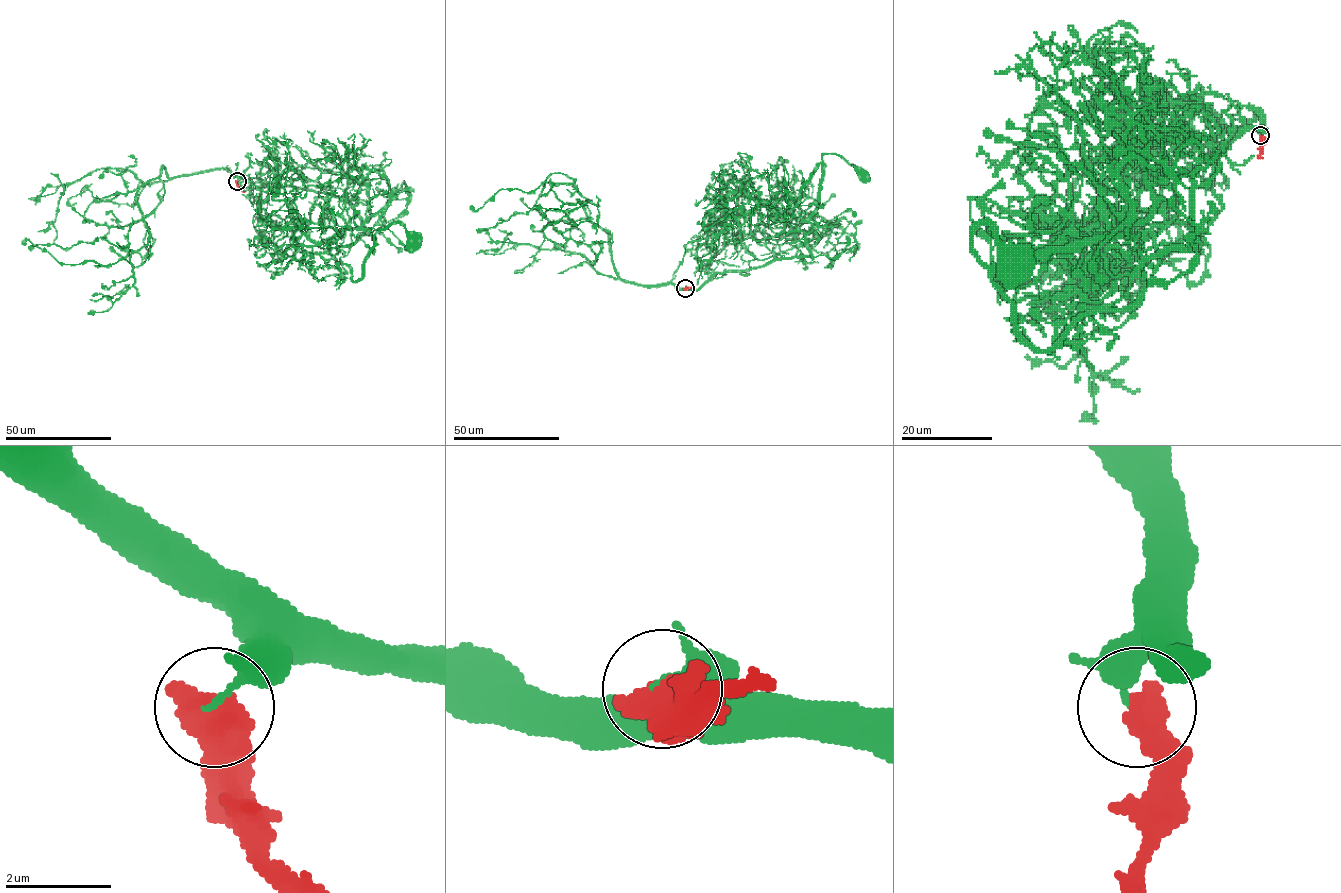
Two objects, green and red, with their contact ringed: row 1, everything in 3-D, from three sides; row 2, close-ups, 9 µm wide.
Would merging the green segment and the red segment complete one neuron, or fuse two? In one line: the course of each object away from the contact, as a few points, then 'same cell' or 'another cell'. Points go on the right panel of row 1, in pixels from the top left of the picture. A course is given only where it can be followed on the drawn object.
green via (1261, 134), (1200, 163), (1194, 246), (1144, 258), (1097, 236), (986, 267), (978, 225), (1014, 265) | red via (1261, 134), (1258, 157) | another cell

